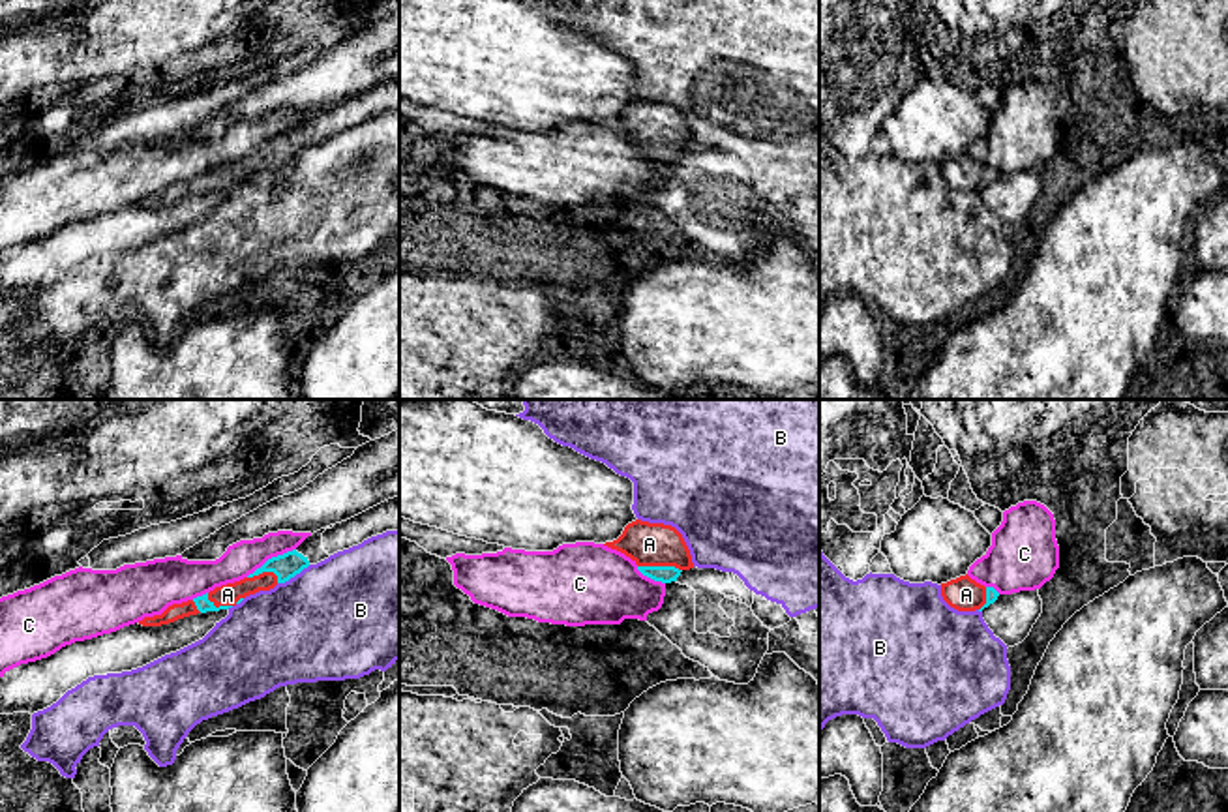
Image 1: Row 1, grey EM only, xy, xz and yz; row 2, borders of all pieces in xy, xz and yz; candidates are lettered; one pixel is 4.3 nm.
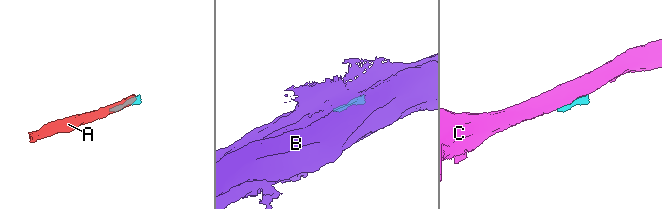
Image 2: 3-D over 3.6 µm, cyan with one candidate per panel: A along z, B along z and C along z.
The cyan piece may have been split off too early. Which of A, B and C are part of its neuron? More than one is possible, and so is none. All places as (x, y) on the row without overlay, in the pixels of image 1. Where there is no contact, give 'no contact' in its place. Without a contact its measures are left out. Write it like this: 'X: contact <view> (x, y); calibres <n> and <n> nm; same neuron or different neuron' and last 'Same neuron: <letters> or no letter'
A: contact xz (660, 147); calibres 80 and 190 nm; same neuron
B: contact xy (293, 156); calibres 110 and 500 nm; different neuron
C: contact xy (272, 137); calibres 110 and 150 nm; different neuron
Same neuron: A

